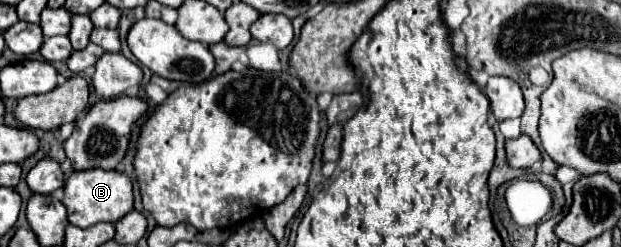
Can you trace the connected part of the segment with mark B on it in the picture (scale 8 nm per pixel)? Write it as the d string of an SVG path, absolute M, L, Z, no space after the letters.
M91 168L85 172L73 172L65 182L63 204L69 212L69 222L79 228L89 228L99 222L115 224L119 218L133 210L133 182L129 176L117 170Z

